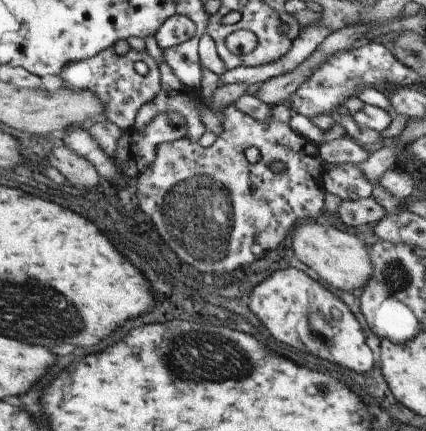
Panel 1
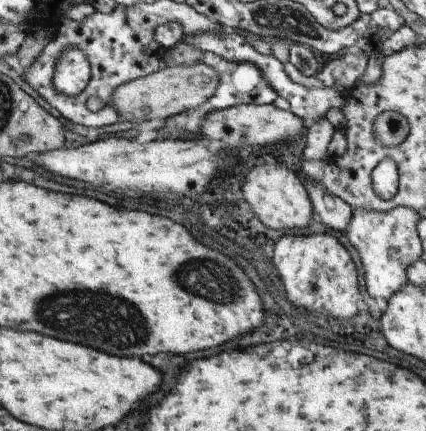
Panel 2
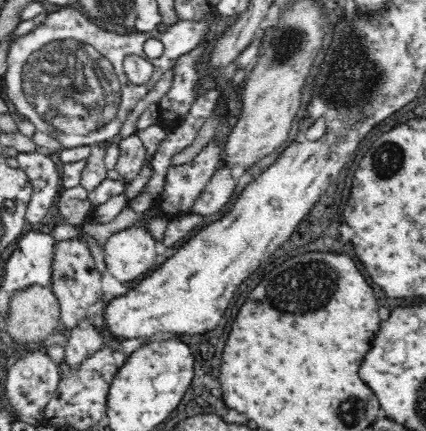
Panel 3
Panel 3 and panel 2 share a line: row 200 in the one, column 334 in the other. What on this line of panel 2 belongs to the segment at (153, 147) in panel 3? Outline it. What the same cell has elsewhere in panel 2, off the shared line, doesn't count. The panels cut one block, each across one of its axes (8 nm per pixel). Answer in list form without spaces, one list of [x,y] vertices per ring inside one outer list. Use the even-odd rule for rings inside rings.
[[[315,120],[311,124],[311,128],[307,128],[307,140],[305,140],[305,148],[303,148],[303,158],[307,162],[327,162],[329,154],[327,154],[327,144],[331,140],[331,136],[335,134],[335,126],[327,120]]]

